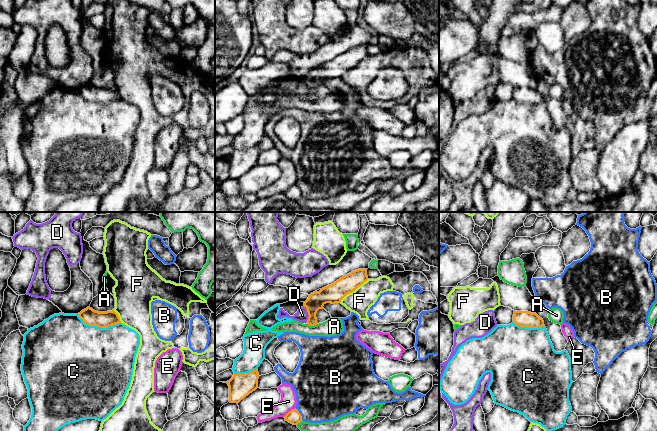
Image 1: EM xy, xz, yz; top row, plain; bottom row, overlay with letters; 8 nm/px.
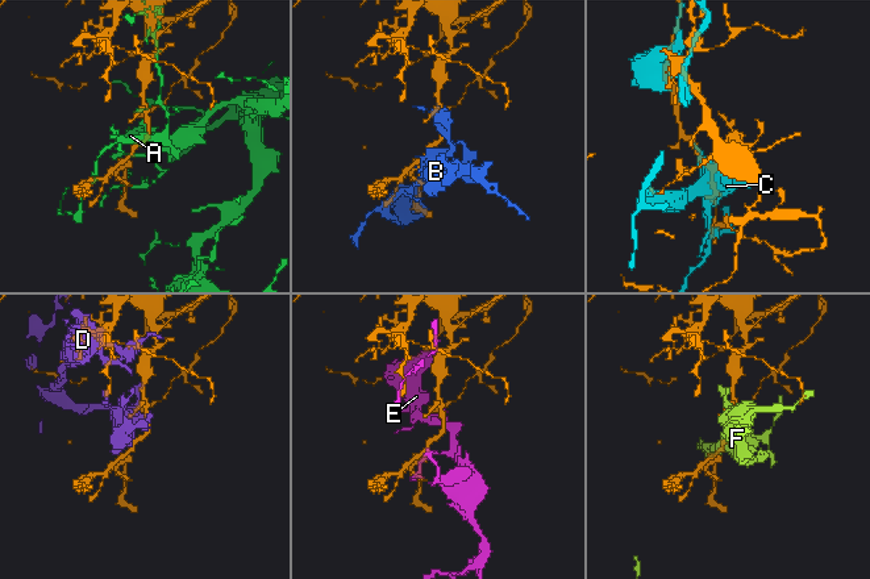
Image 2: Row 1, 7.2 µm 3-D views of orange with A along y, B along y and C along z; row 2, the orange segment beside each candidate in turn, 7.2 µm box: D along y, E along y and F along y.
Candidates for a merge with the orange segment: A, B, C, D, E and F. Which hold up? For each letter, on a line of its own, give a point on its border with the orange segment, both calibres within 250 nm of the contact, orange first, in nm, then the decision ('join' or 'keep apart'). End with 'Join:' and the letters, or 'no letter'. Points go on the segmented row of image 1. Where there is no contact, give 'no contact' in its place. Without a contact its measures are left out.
A: contact xz (312, 325); calibres 140 and 140 nm; keep apart
B: contact xz (300, 414); calibres 110 and 440 nm; keep apart
C: contact xy (98, 326); calibres 130 and 500 nm; keep apart
D: contact xz (308, 314); calibres 150 and 100 nm; keep apart
E: contact xz (289, 411); calibres 110 and 130 nm; keep apart
F: contact xz (353, 290); calibres 160 and 190 nm; keep apart
Join: no letter

